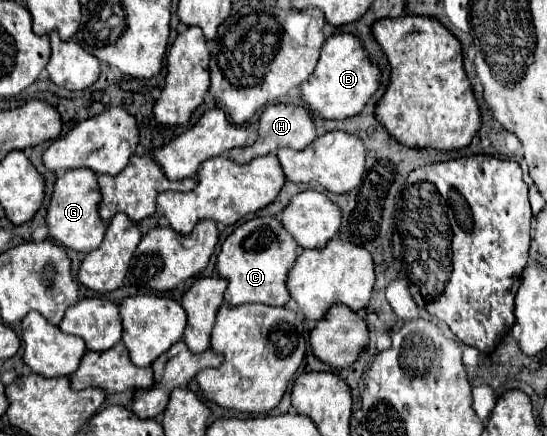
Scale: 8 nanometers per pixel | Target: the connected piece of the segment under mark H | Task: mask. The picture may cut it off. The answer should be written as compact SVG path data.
M277 103L277 105L269 105L259 119L259 139L243 149L231 149L229 151L229 159L235 163L249 163L255 157L267 155L277 151L279 147L291 147L291 149L305 149L313 139L317 137L317 127L315 121L309 113L309 109L293 105L293 103Z

